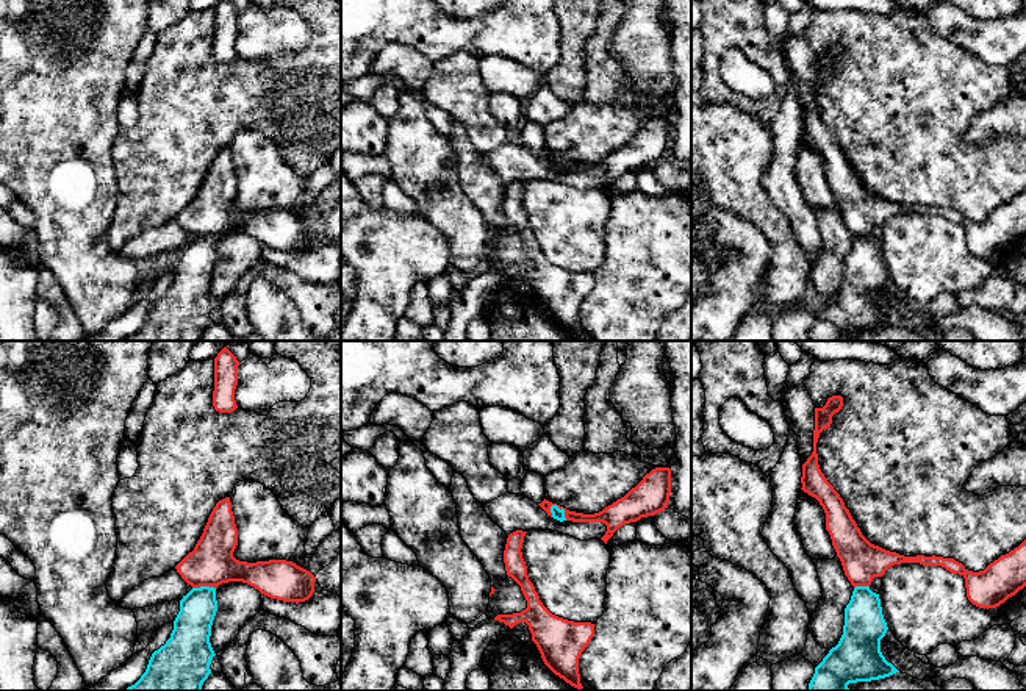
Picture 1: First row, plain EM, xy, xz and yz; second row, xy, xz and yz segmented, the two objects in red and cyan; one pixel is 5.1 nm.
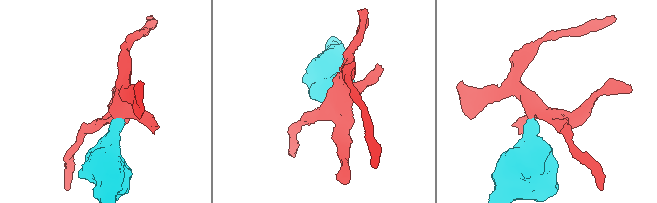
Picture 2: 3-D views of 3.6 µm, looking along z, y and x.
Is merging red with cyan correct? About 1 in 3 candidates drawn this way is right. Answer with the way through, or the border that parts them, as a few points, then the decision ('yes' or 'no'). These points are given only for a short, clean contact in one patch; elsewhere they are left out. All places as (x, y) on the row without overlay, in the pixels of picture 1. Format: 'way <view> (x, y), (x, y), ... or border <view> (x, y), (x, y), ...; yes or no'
border xz (549, 157), (562, 158), (566, 169); no

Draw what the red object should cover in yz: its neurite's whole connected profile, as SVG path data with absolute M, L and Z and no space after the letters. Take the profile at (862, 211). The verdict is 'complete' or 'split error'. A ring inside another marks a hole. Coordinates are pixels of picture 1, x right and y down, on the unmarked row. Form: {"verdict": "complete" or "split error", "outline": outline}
{"verdict": "complete", "outline": "M841 45L827 48L823 58L815 58L813 102L802 114L802 141L815 147L826 163L826 180L841 211L845 225L856 236L870 236L874 227L901 213L942 216L965 228L967 247L979 258L996 258L1026 236L1026 189L1006 205L990 213L984 220L968 220L954 208L904 206L871 194L857 177L843 149L827 131L818 114L816 92L820 83L830 77L832 66L843 56Z"}

